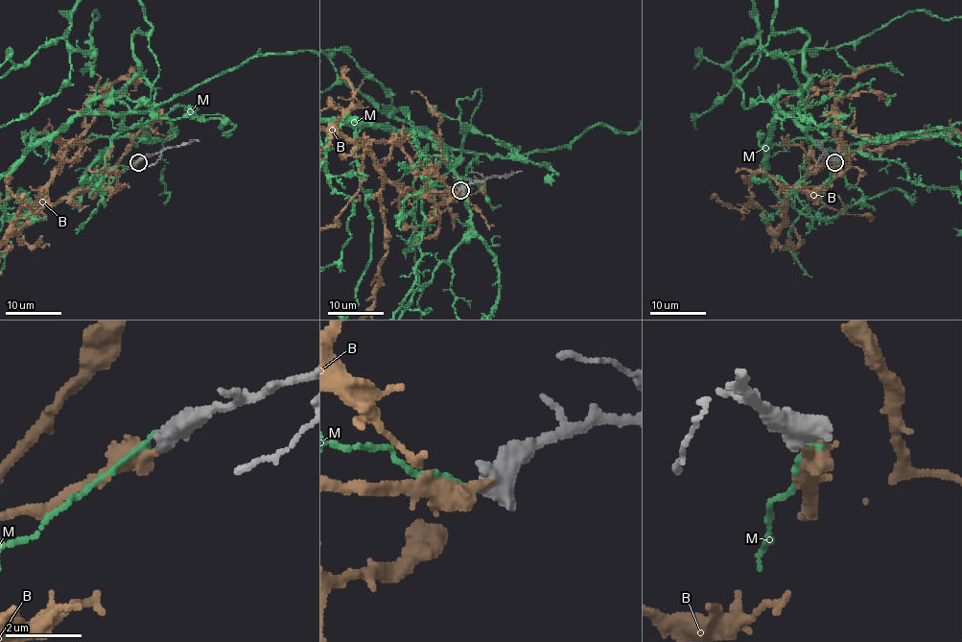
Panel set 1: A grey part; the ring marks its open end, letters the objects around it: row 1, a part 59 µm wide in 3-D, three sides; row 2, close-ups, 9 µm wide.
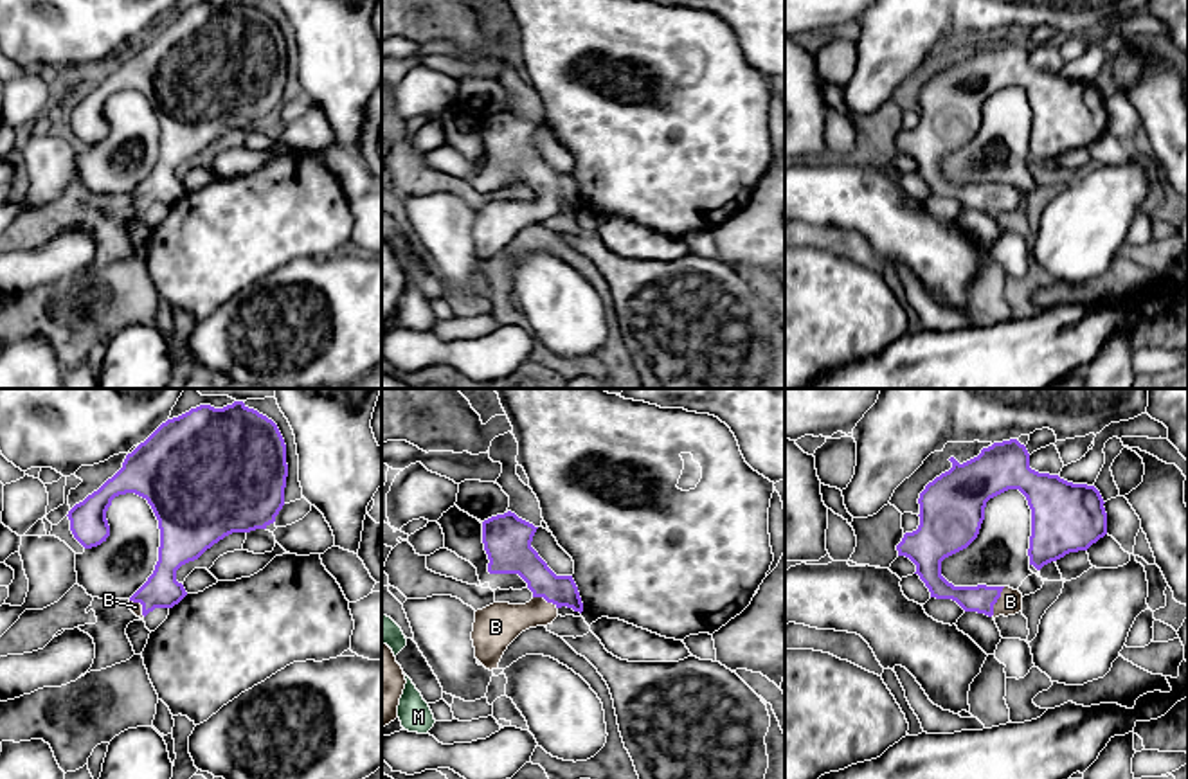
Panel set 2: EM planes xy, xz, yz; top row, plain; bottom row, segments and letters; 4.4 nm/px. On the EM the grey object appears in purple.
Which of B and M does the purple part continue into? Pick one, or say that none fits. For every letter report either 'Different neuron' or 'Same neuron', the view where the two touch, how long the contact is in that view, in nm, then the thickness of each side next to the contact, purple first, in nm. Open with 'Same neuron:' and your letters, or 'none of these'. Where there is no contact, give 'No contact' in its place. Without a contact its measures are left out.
Same neuron: B
B: Same neuron. Touches purple in yz. Shared border 150 nm. Thickness 120 nm (purple) against 110 nm
M: Different neuron. No contact

